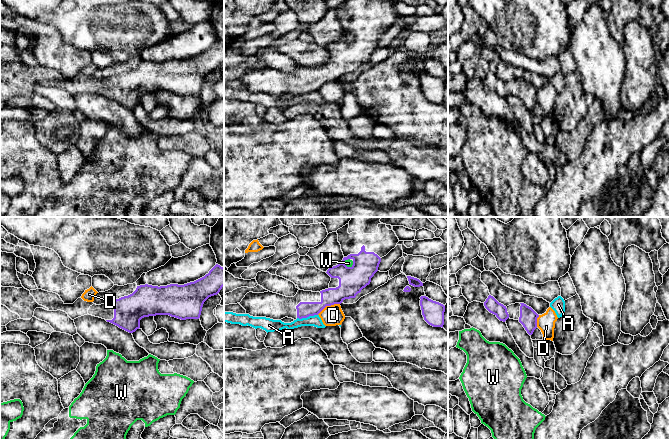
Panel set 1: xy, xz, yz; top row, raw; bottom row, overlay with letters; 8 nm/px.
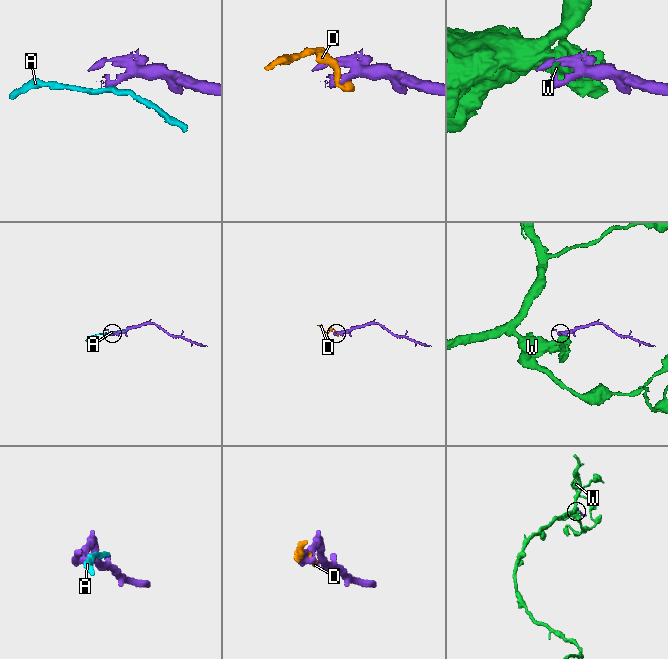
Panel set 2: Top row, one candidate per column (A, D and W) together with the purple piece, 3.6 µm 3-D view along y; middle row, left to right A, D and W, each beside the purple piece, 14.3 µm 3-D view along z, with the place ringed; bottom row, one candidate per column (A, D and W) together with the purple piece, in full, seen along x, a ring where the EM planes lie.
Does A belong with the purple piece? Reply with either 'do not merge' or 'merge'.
do not merge

